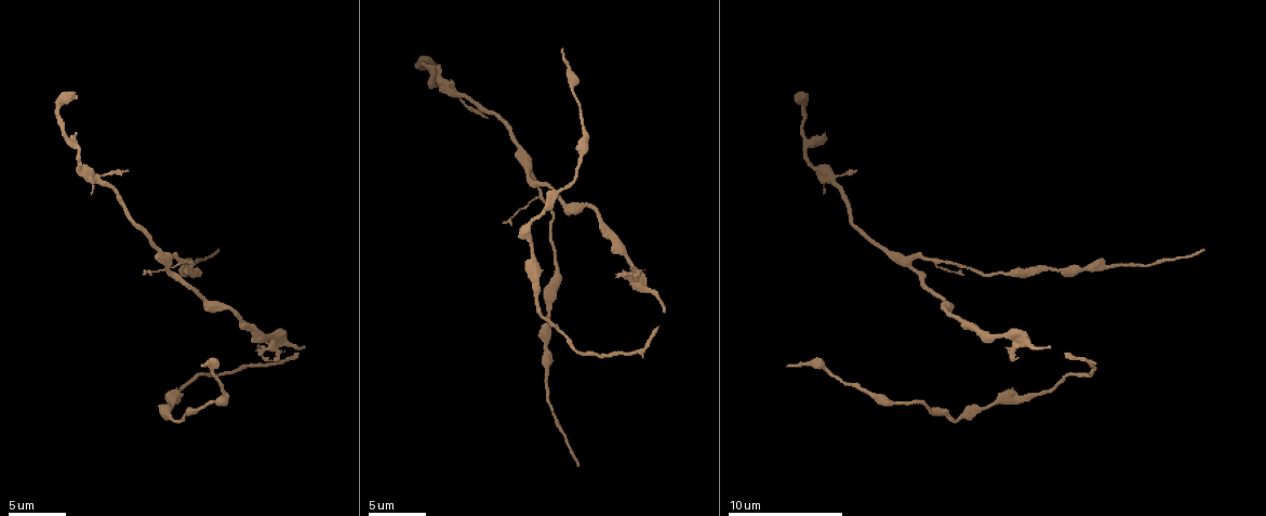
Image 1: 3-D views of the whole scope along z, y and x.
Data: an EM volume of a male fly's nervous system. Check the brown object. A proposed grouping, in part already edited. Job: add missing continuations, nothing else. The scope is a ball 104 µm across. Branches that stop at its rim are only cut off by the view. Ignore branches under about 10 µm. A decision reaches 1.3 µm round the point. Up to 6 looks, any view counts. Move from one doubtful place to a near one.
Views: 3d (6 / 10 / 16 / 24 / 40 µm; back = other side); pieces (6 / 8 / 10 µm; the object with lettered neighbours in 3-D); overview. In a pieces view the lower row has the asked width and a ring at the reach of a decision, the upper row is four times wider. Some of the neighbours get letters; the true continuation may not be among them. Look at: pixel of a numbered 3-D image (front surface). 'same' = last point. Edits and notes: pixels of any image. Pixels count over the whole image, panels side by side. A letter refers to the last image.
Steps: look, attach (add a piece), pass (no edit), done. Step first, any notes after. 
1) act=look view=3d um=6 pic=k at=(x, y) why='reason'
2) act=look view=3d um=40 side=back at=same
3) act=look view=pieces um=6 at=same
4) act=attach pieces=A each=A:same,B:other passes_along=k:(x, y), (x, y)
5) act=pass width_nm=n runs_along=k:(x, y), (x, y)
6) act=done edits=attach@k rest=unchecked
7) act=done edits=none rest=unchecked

act=look view=pieces um=6 pic=1 at=(563, 52) why='long arm stops here'

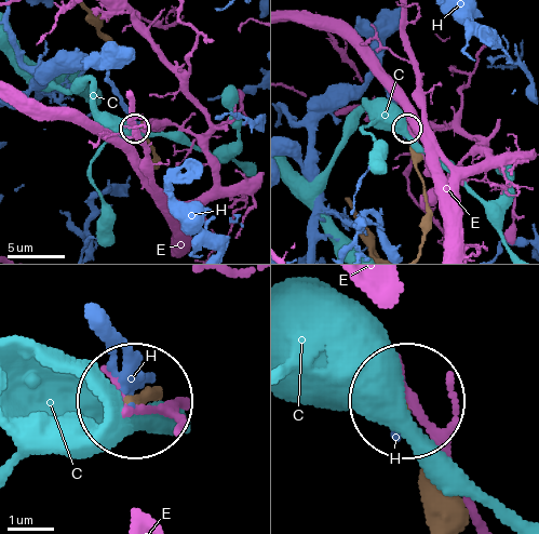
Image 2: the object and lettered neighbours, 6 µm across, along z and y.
act=pass each=C:other,E:other,H:other found='no lettered piece goes on from it'

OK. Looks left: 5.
act=look view=pieces um=10 pic=1 at=(142, 273) why='branch stops here'

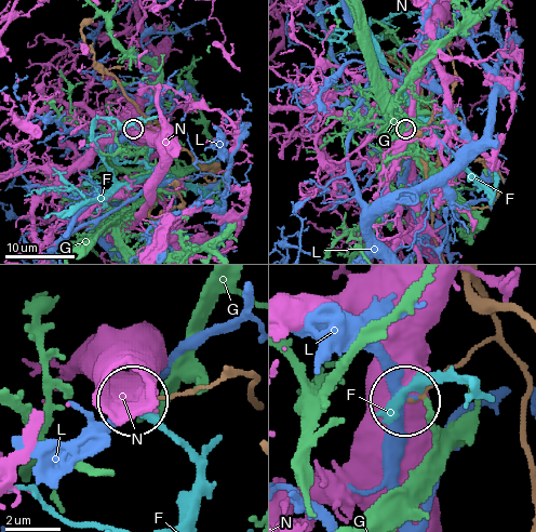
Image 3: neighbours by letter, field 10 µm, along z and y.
act=pass each=F:other,G:other,L:other,N:other found='none of them fits'

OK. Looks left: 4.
act=look view=pieces um=10 pic=1 at=(485, 118) why='tapers out'

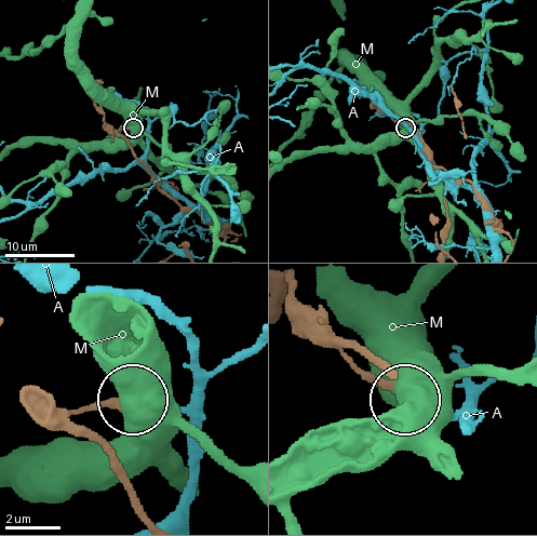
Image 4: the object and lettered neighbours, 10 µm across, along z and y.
act=pass width_nm=180 each=A:other,M:other found='none of them fits'

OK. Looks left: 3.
act=done edits=none rest=unchecked

